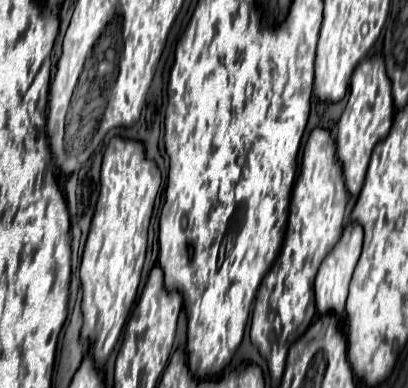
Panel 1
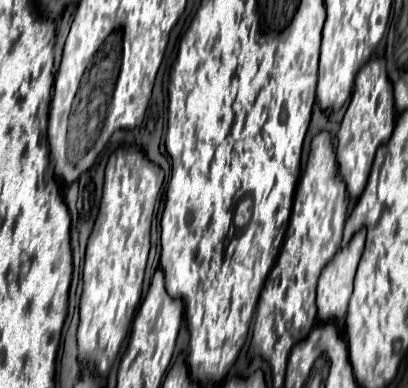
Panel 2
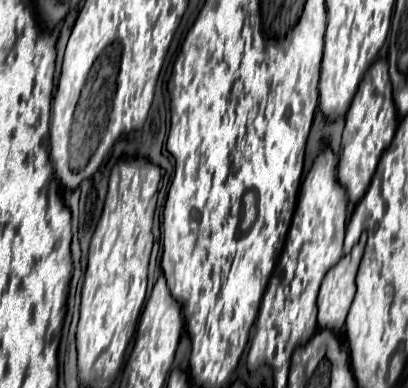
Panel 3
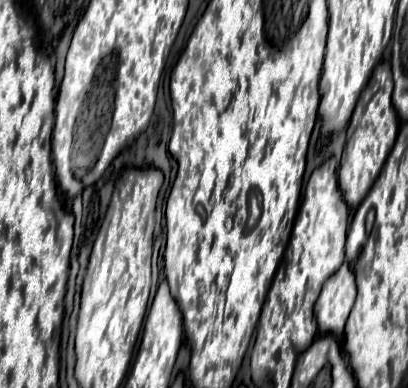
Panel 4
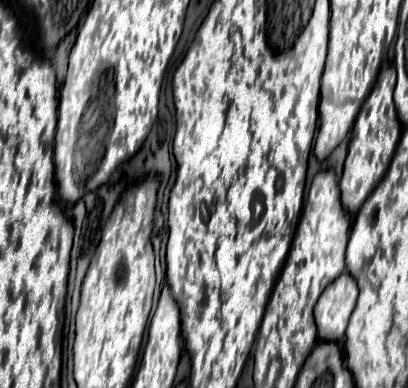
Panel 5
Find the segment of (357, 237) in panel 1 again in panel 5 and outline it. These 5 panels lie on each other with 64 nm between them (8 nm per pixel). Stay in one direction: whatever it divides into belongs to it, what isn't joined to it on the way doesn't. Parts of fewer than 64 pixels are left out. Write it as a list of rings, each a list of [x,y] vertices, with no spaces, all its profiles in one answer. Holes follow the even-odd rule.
[[[344,272],[336,278],[320,296],[314,318],[318,326],[318,338],[324,342],[340,342],[344,338],[350,314],[356,306],[358,286],[356,280]]]

